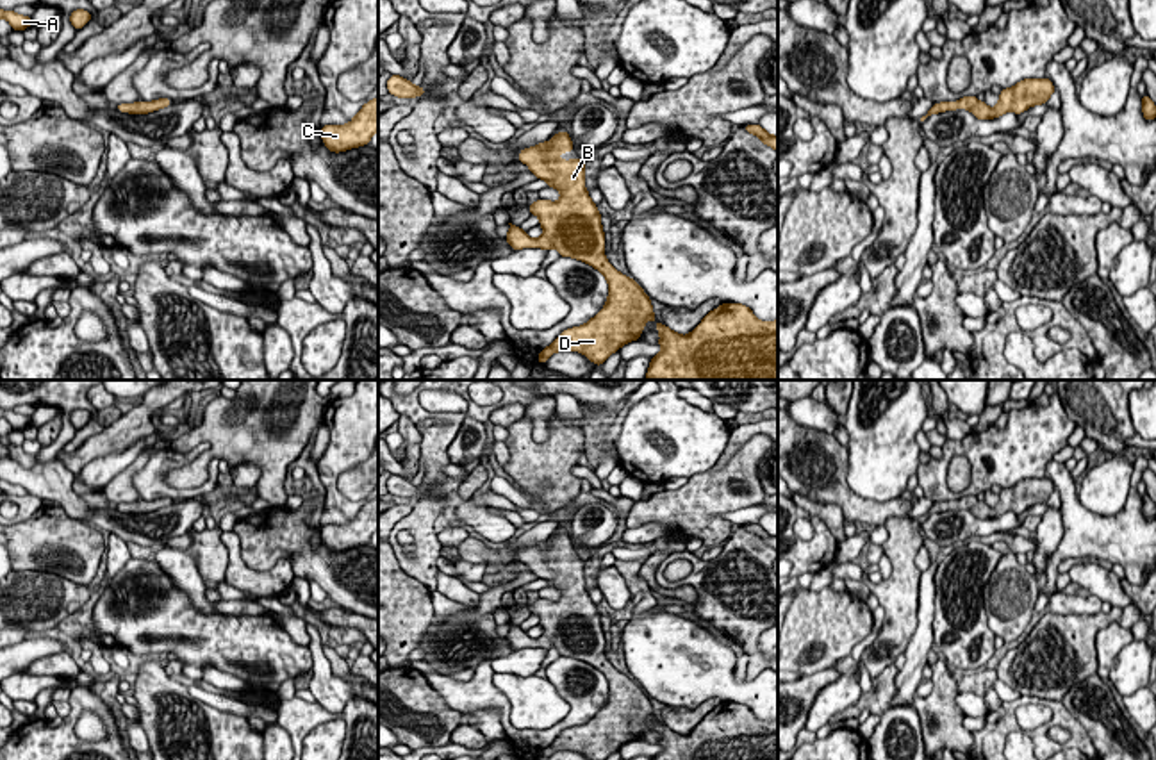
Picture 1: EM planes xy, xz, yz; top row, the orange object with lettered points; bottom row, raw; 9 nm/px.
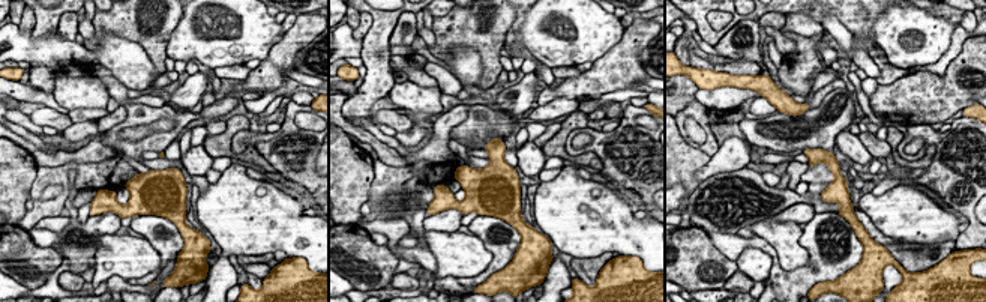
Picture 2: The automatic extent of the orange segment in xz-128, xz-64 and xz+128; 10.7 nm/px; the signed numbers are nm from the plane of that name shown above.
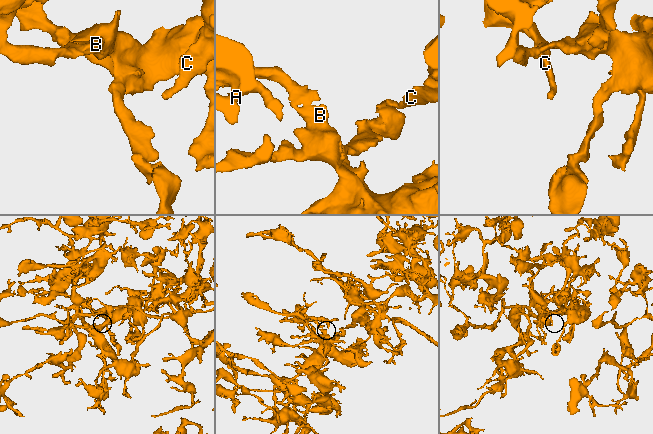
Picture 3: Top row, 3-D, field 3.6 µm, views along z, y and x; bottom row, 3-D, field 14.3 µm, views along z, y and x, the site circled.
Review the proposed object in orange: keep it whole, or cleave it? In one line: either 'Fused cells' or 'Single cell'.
Single cell

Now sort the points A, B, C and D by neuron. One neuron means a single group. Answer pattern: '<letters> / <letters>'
A B C D

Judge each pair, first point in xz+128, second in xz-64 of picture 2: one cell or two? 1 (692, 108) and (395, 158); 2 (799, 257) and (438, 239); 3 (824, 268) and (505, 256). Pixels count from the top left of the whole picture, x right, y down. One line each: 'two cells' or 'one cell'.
1: two cells
2: one cell
3: one cell

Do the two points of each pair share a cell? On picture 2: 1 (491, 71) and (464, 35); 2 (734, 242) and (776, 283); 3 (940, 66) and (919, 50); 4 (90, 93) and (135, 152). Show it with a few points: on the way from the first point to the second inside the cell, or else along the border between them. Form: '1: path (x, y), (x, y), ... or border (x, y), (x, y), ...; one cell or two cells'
1: path (491, 60), (489, 54), (474, 39); one cell
2: path (751, 242), (764, 245), (773, 254), (775, 266); one cell
3: border (952, 32), (947, 50), (935, 62), (913, 68); two cells
4: border (92, 68), (105, 68), (128, 89); two cells

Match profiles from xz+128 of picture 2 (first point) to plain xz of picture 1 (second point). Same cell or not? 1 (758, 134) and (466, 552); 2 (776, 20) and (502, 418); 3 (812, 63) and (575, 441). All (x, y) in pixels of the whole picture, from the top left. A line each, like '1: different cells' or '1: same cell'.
1: same cell
2: same cell
3: same cell

